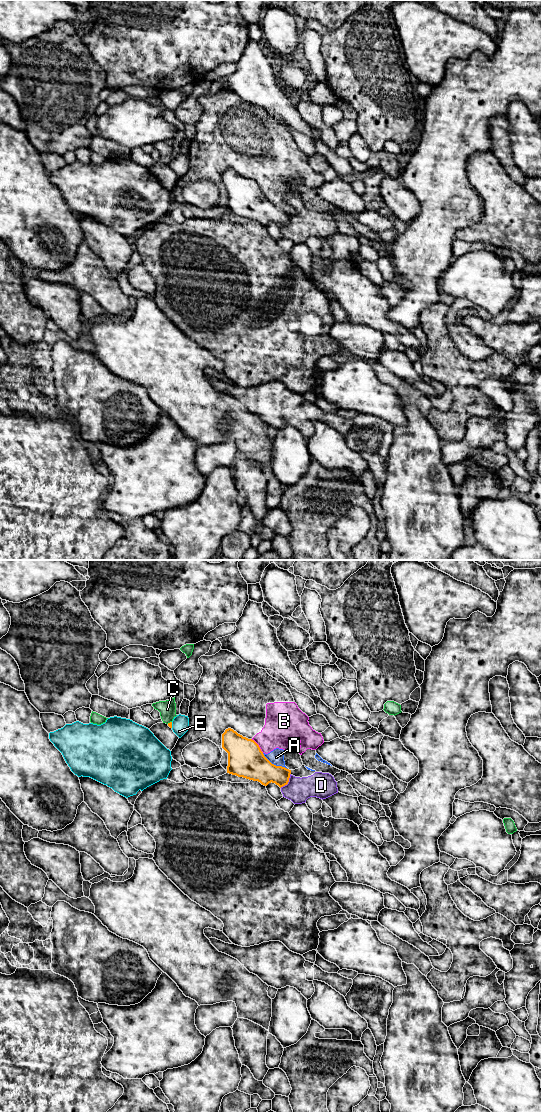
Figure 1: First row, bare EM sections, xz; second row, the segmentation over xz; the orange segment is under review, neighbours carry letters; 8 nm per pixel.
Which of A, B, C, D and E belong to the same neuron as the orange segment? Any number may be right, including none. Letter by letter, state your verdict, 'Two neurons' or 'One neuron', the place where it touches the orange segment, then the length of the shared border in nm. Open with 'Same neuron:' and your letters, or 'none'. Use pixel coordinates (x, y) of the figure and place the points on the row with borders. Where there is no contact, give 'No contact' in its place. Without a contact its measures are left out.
Same neuron: none
A: Two neurons. Touches orange at xz (275, 765). Shared border 240 nm
B: Two neurons. Touches orange at xz (258, 745). Shared border 150 nm
C: Two neurons. Touches orange at xz (170, 722). Shared border 40 nm
D: Two neurons. Touches orange at xz (288, 781). Shared border 150 nm
E: Two neurons. Touches orange at xz (171, 725). Shared border 50 nm

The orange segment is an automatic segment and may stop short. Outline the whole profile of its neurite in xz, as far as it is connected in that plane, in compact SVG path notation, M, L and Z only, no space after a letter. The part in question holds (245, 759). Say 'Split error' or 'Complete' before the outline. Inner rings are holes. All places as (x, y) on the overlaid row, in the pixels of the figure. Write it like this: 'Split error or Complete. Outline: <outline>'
Complete. Outline: M228 728L222 734L222 748L228 753L227 773L258 781L264 786L271 782L280 788L288 784L291 770L272 764L254 740L243 737L233 729Z

